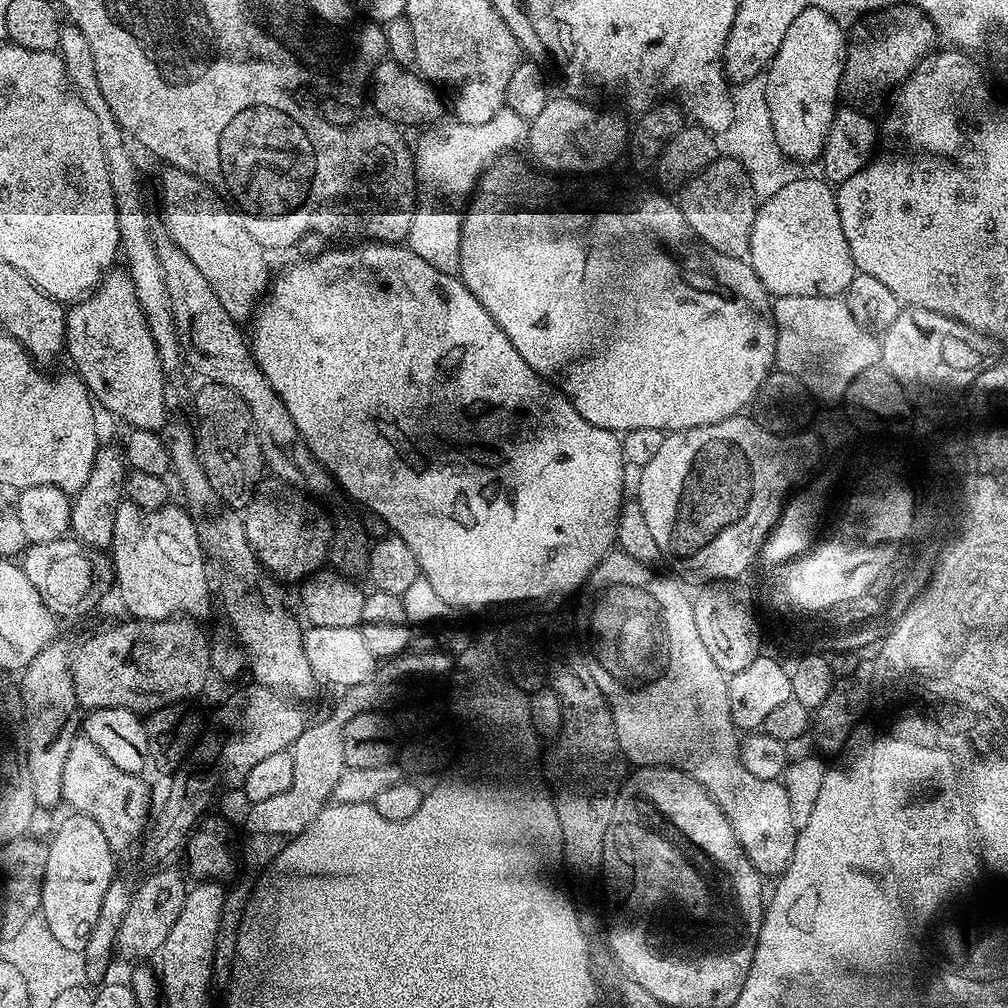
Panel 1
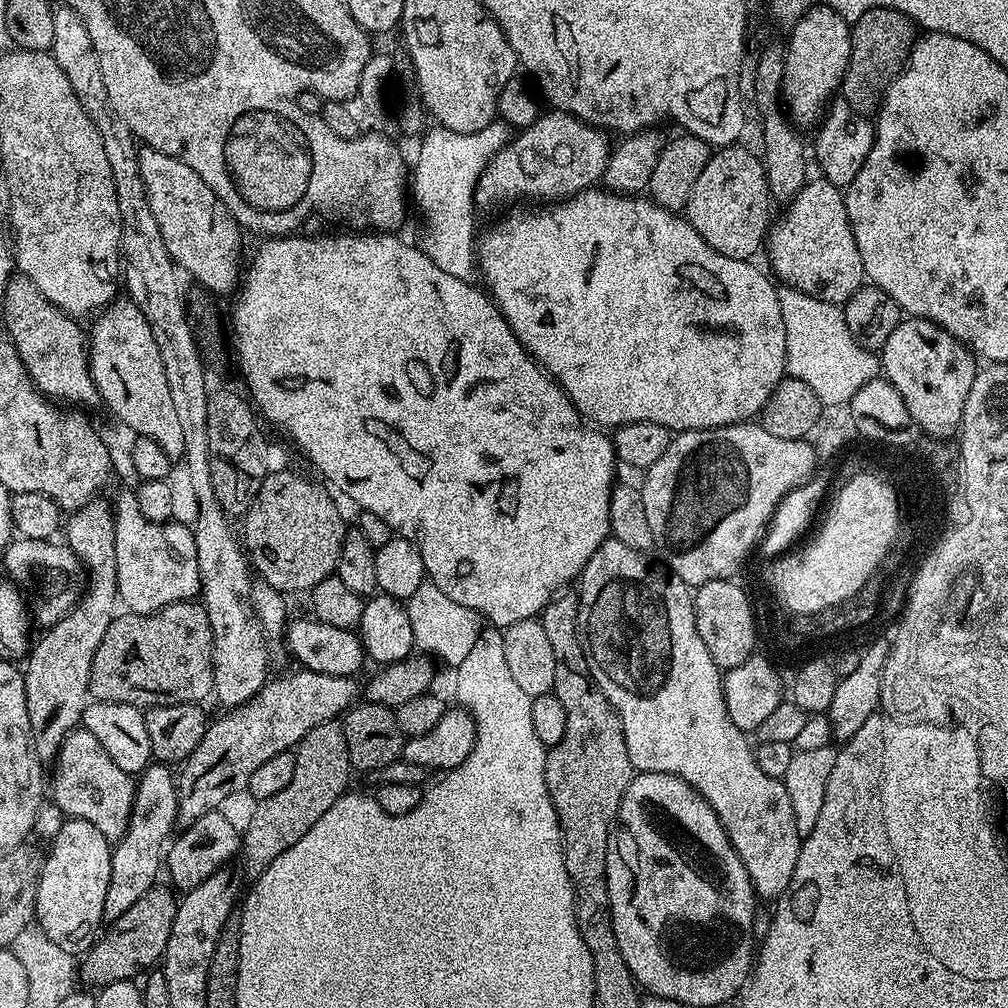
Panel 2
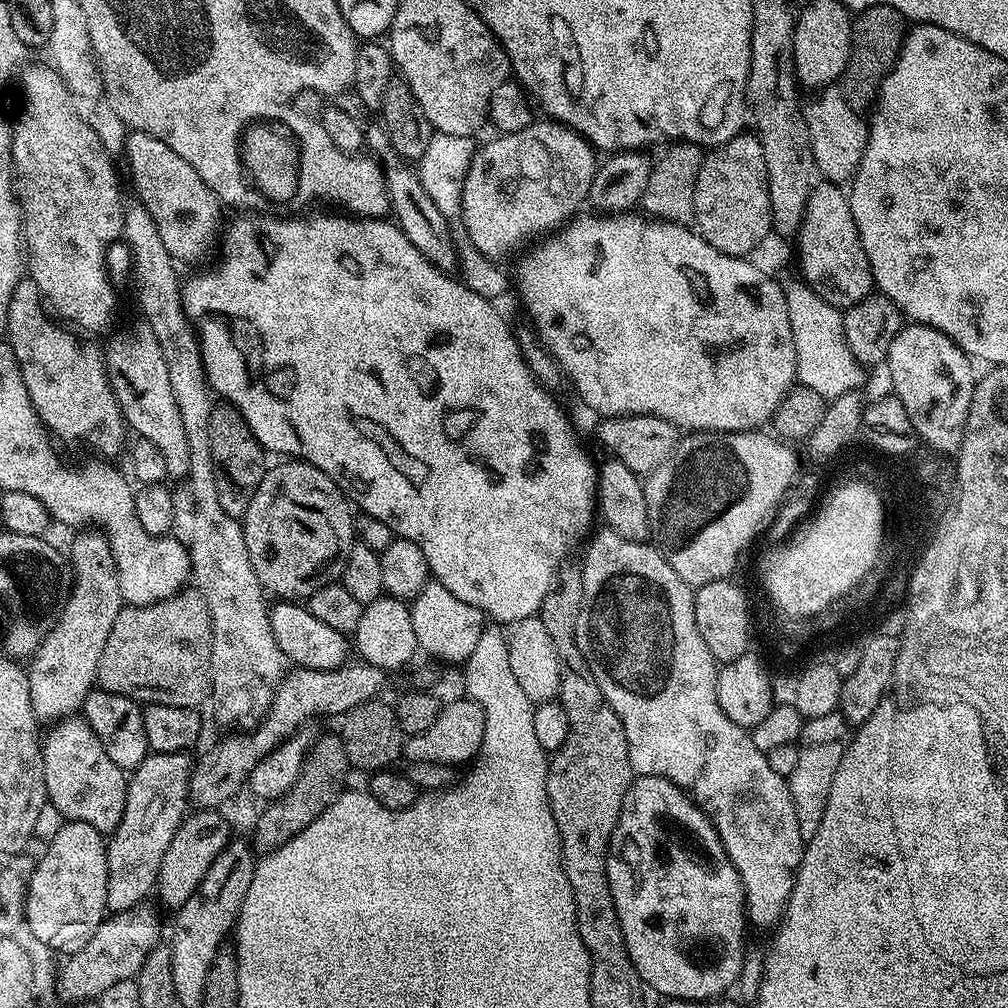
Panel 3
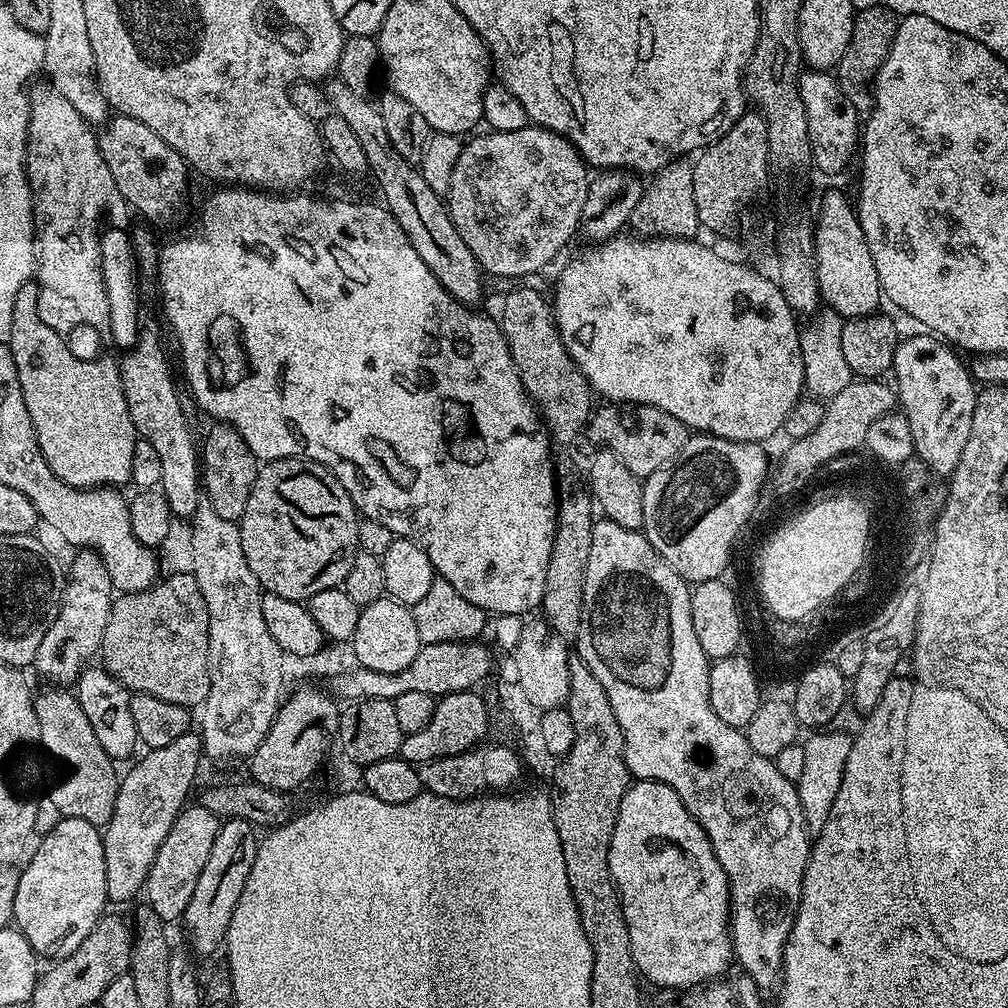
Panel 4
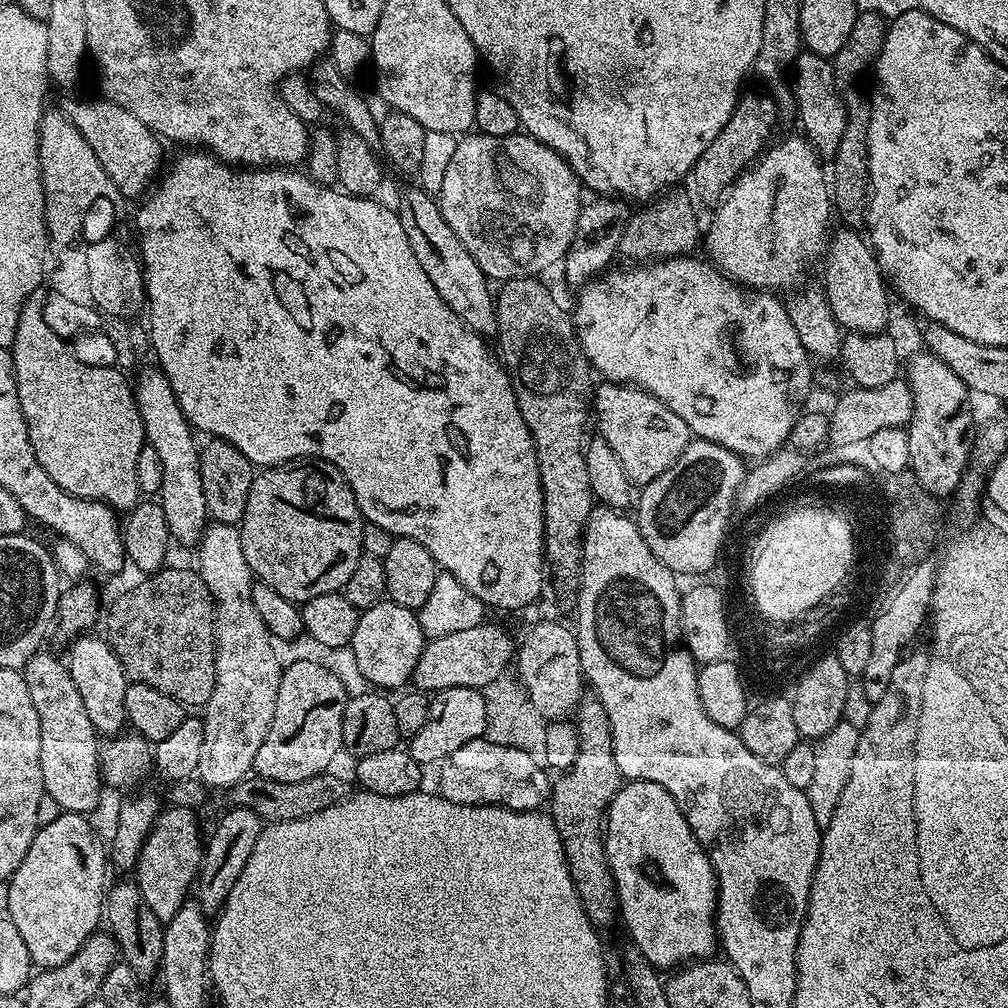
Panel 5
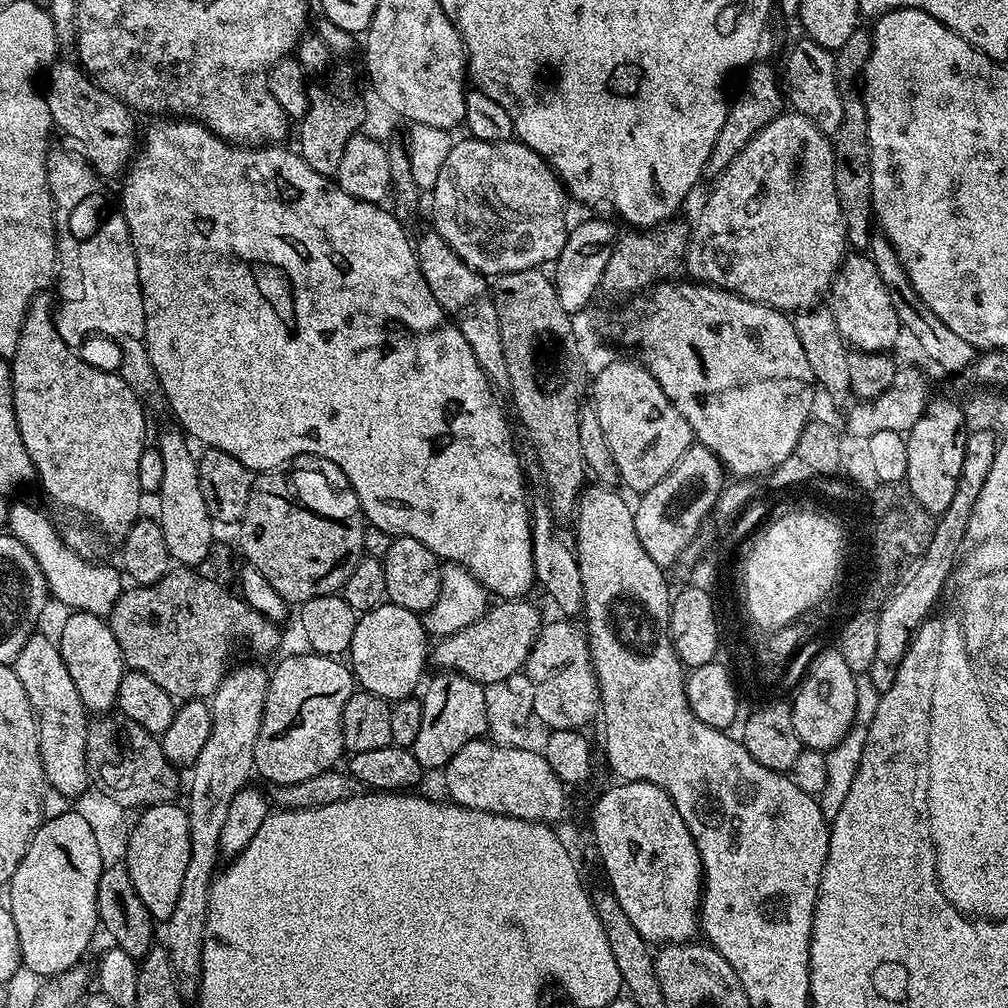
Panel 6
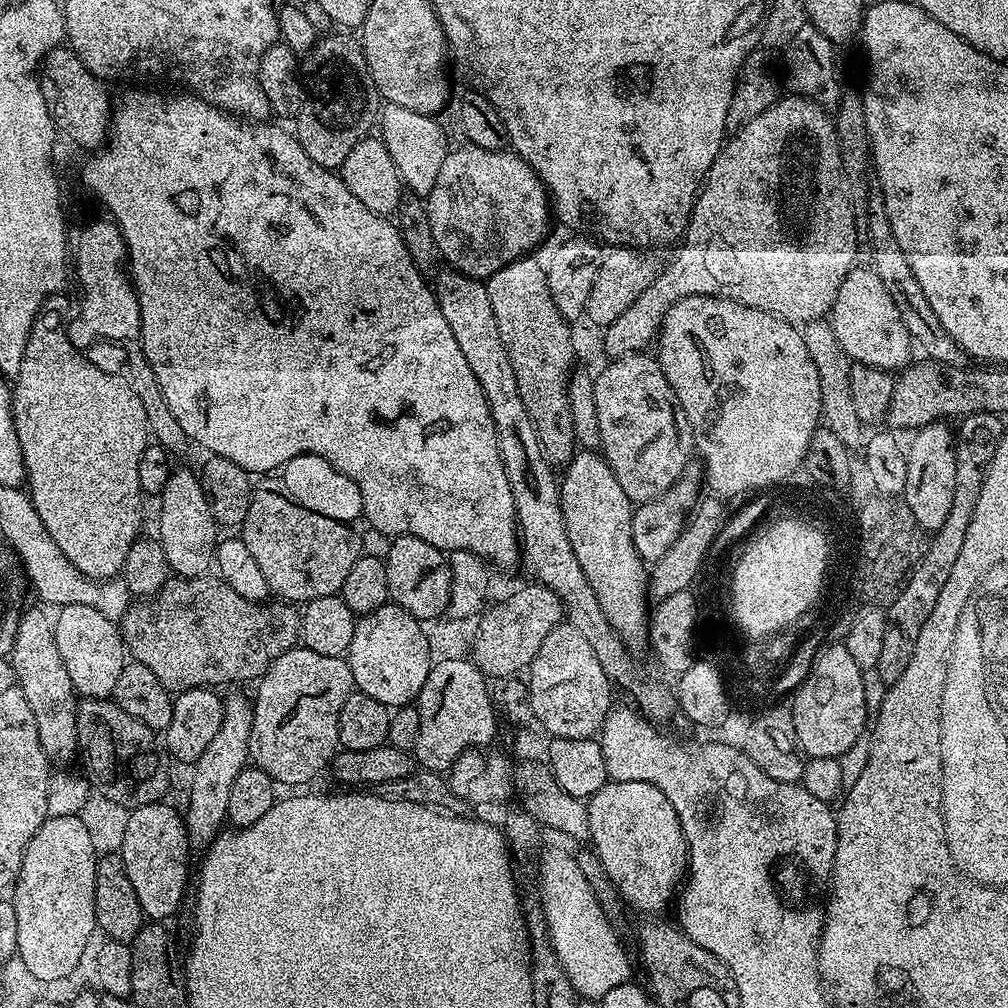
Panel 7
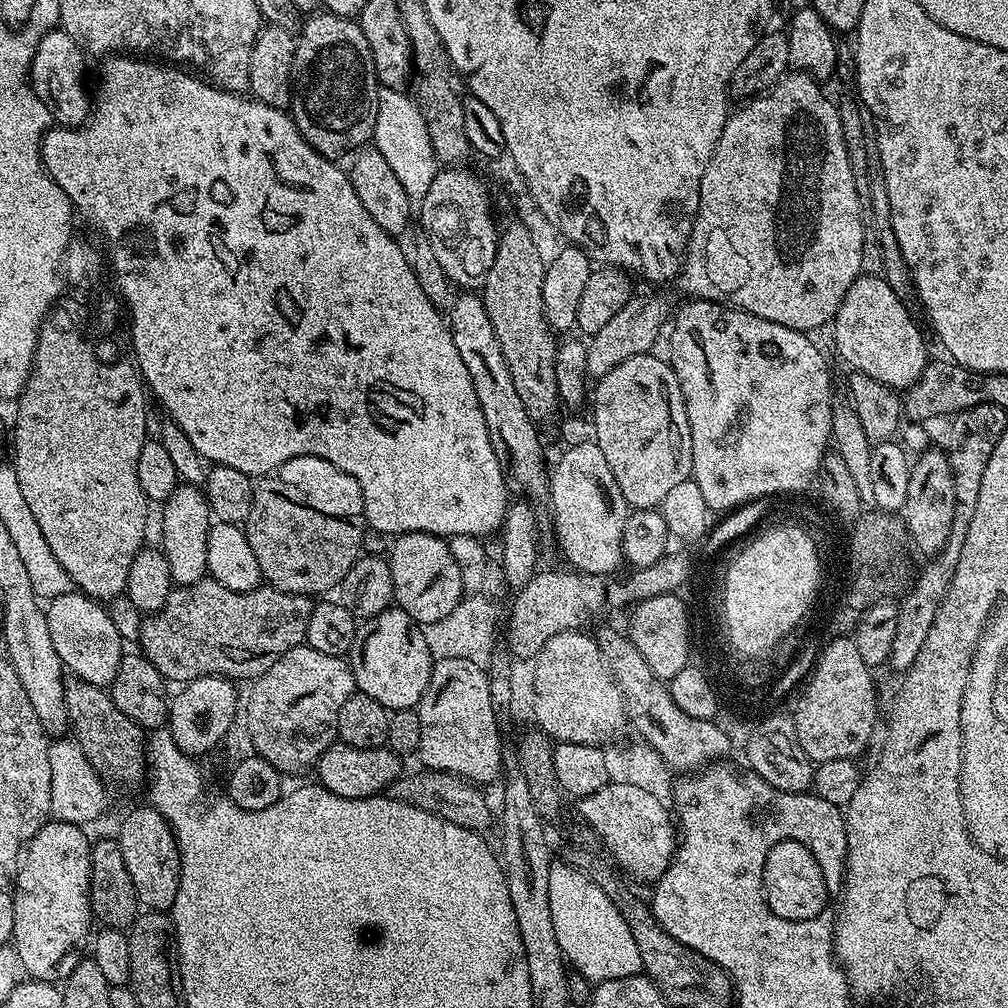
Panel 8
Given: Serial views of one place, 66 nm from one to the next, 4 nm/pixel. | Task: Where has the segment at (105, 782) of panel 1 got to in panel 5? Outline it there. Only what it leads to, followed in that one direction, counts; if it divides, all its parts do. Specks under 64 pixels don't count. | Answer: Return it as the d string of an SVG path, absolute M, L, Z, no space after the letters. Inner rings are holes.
M41 650L24 663L22 675L30 690L30 702L34 702L34 710L38 710L42 782L46 795L54 798L63 811L92 814L102 789L101 745L98 743L96 727L86 714L82 694L78 694L78 686L74 686L74 678L68 672L67 663L61 657L59 660L47 650Z

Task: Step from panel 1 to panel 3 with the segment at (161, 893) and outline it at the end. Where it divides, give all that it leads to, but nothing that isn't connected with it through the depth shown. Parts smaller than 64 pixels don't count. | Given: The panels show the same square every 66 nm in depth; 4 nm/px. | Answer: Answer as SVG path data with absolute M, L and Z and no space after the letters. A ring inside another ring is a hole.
M145 906L131 908L128 912L114 912L104 919L90 934L90 938L68 960L59 965L55 991L68 1004L80 1004L83 1000L99 1001L110 986L135 978L146 954L161 941L160 920Z

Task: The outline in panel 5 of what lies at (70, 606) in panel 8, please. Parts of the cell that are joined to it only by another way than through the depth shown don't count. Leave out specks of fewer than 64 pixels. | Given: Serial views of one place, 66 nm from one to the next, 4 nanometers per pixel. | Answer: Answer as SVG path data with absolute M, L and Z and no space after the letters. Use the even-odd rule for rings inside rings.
M81 635L73 643L77 644L69 650L68 656L66 655L68 672L74 678L74 686L78 686L78 694L82 694L86 714L96 727L97 733L104 738L116 737L125 731L128 724L126 690L130 681L107 639L103 635L92 635Z

